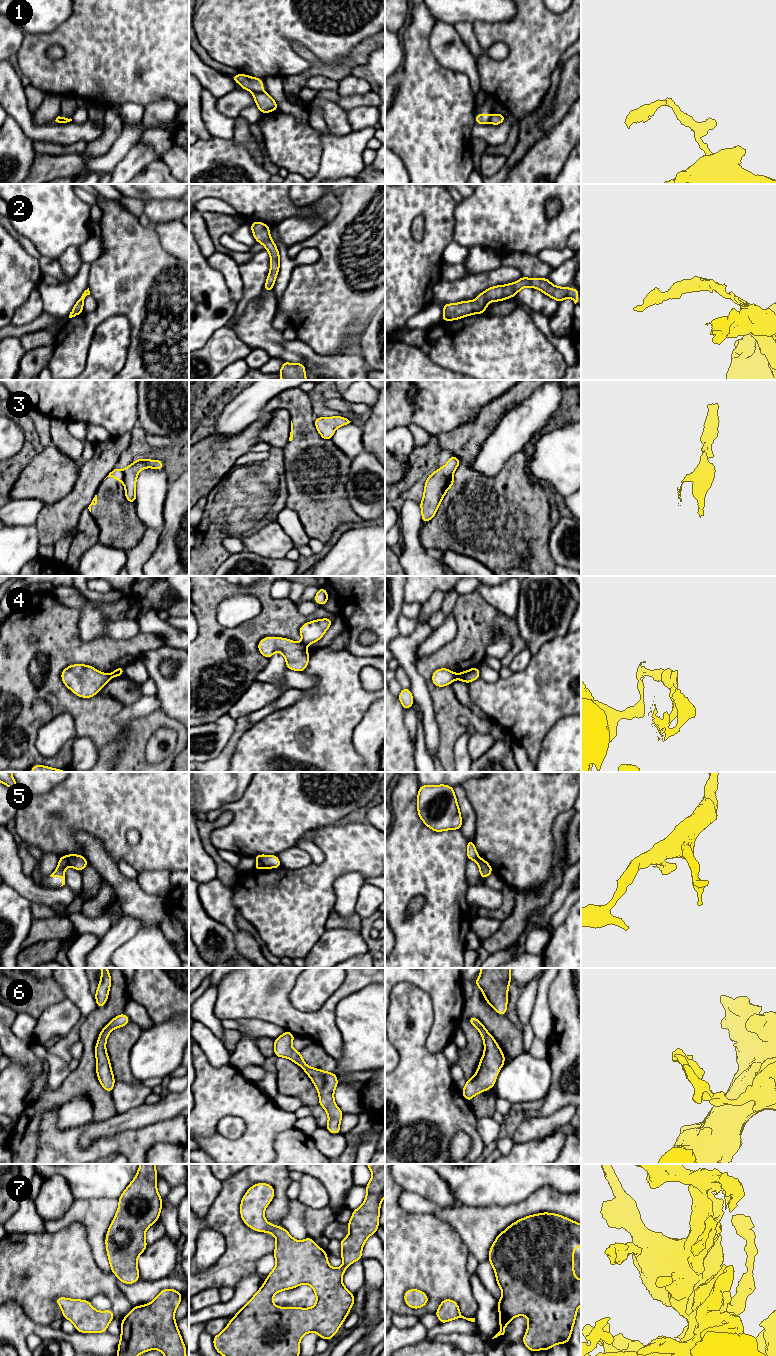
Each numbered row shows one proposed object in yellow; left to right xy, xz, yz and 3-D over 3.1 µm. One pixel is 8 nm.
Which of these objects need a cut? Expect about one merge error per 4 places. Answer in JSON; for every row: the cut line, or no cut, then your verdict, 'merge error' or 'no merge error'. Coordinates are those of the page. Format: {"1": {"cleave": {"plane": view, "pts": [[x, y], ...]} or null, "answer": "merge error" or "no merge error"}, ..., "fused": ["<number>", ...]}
{"1": {"cleave": {"plane": "xz", "pts": [[261, 91], [253, 93]]}, "answer": "merge error"}, "2": {"cleave": null, "answer": "no merge error"}, "3": {"cleave": {"plane": "xy", "pts": [[123, 471], [124, 482]]}, "answer": "merge error"}, "4": {"cleave": {"plane": "yz", "pts": [[456, 674], [454, 678]]}, "answer": "merge error"}, "5": {"cleave": {"plane": "xy", "pts": [[65, 856], [70, 865]]}, "answer": "merge error"}, "6": {"cleave": null, "answer": "no merge error"}, "7": {"cleave": null, "answer": "no merge error"}, "fused": ["1", "3", "4", "5"]}

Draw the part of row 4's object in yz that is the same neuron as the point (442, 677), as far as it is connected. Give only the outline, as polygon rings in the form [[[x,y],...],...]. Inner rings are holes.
[[[440,668],[432,673],[432,682],[436,687],[445,687],[452,684],[456,678],[456,673],[448,668]]]

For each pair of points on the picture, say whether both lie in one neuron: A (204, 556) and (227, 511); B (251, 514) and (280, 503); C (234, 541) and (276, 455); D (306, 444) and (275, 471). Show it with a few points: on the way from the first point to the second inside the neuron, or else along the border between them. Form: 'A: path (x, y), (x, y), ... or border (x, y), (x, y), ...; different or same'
A: path (209, 545), (209, 532), (218, 522); same
B: path (258, 507), (264, 501), (273, 501); same
C: border (241, 538), (226, 536), (222, 539), (221, 543); different
D: border (282, 449), (286, 481); different

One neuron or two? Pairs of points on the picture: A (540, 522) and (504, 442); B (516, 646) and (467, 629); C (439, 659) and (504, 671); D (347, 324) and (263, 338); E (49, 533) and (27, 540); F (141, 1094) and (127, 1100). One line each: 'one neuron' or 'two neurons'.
A: two neurons
B: one neuron
C: two neurons
D: two neurons
E: two neurons
F: one neuron

